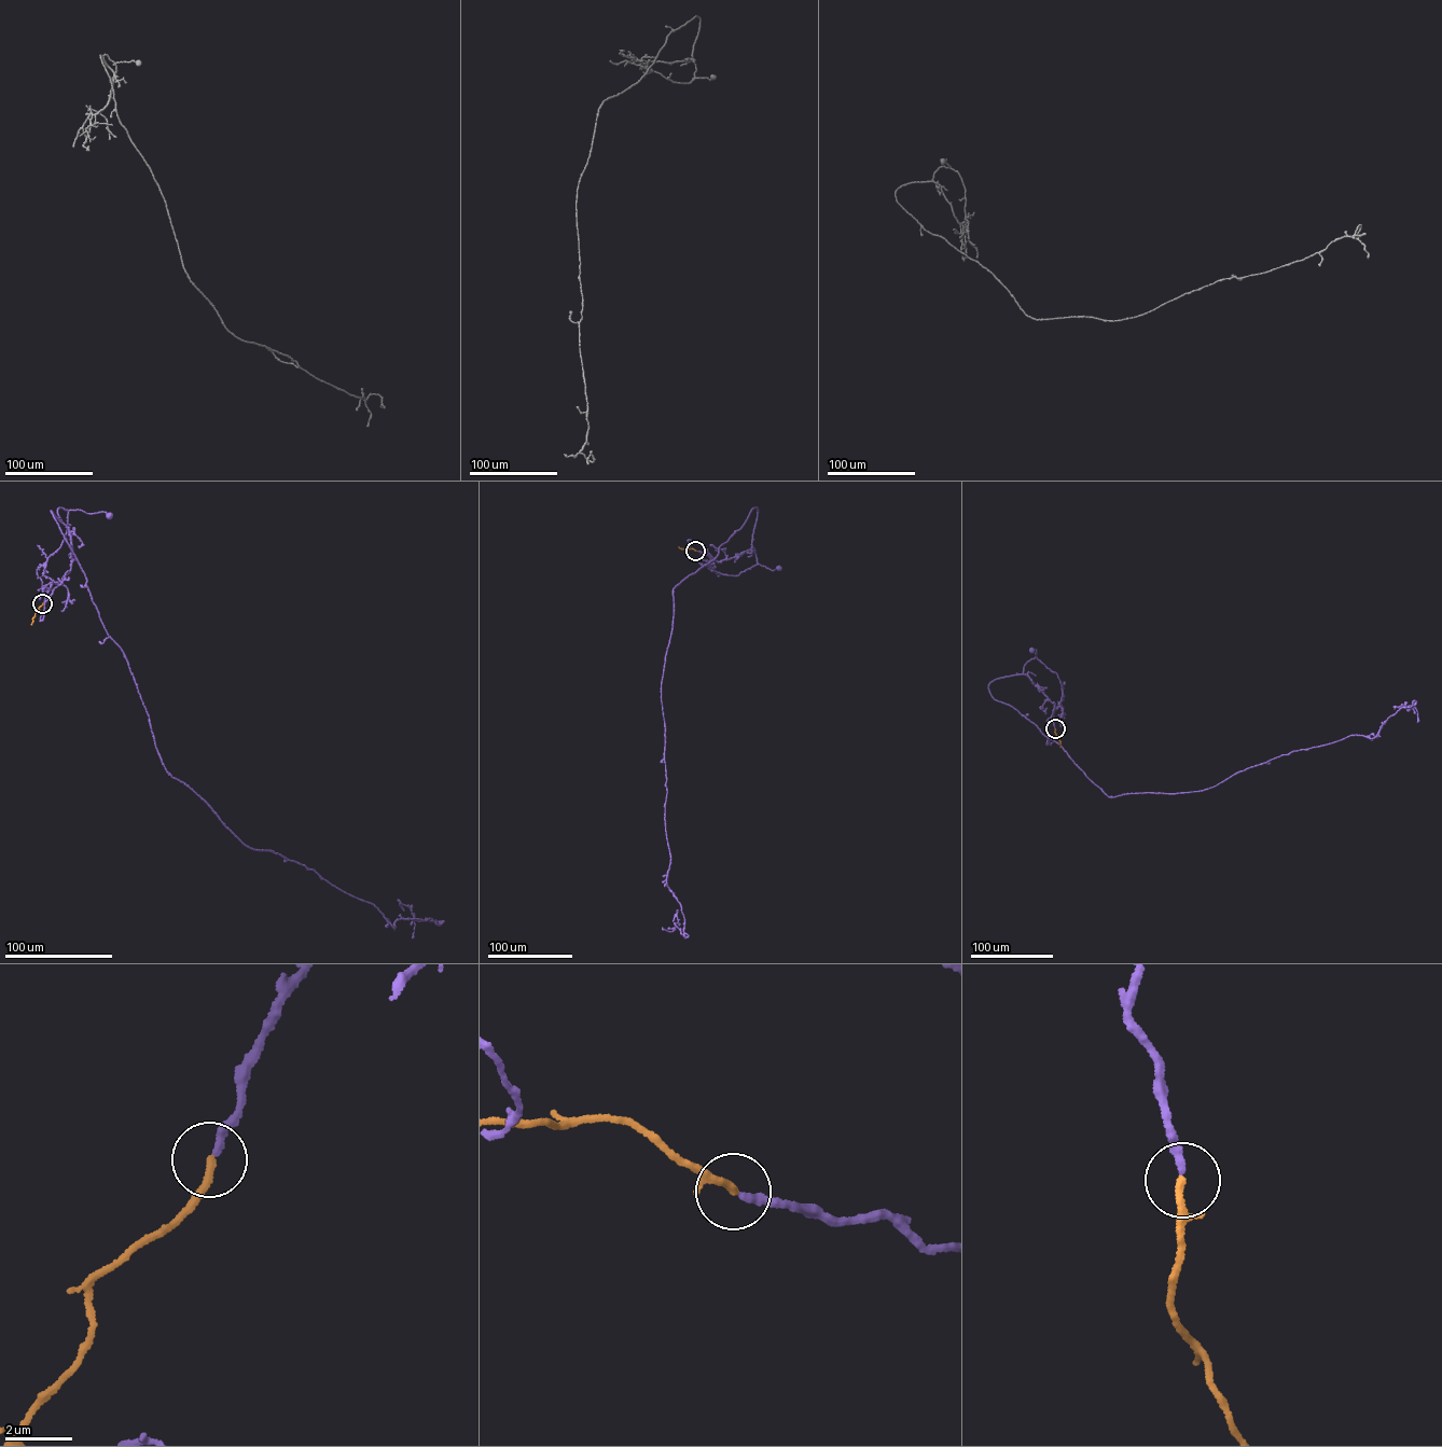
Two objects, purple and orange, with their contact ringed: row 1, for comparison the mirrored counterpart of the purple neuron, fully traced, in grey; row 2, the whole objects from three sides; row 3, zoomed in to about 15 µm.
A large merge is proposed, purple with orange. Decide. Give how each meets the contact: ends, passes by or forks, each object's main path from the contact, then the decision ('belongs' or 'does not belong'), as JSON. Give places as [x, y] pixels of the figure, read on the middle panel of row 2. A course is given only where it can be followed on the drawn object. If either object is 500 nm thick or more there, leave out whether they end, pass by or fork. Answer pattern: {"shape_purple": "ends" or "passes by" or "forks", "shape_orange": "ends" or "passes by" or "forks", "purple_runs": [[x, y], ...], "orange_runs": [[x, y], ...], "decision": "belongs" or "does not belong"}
{"shape_purple": "ends", "shape_orange": "passes by", "purple_runs": [[696, 551], [719, 561], [749, 551], [751, 545], [758, 564], [773, 570], [779, 568]], "orange_runs": [[696, 551], [679, 546]], "decision": "belongs"}

